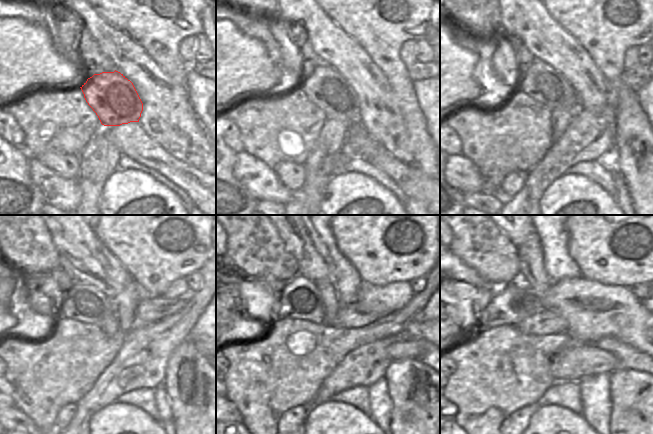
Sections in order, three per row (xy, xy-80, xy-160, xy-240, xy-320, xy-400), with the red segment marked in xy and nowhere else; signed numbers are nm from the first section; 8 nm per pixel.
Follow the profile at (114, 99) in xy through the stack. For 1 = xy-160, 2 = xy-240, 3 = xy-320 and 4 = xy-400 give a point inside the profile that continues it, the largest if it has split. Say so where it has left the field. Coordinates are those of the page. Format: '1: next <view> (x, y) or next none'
1: next xy-160 (541, 82)
2: next xy-240 (84, 303)
3: next xy-320 (299, 299)
4: next xy-400 (512, 303)

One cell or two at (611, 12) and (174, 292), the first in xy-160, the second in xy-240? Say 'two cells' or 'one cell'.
two cells

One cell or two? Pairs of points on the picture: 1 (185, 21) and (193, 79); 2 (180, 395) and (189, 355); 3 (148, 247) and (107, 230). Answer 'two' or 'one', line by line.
1: two
2: one
3: one

